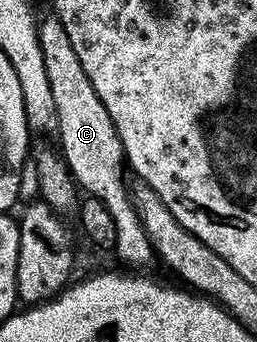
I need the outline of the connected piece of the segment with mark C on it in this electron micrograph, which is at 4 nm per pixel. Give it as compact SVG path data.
M49 17L49 19L42 18L40 20L37 32L39 33L39 45L43 49L43 65L47 65L47 81L51 81L51 93L55 96L55 109L57 110L57 129L56 134L58 136L61 135L61 148L59 148L59 154L62 159L65 160L67 166L69 166L69 173L73 176L73 182L77 184L78 188L85 195L94 195L96 199L99 201L103 201L103 205L107 205L107 209L111 212L111 217L115 221L115 237L117 238L117 245L115 248L115 255L118 255L119 258L122 259L123 262L126 263L126 268L129 269L145 269L145 266L148 265L149 262L155 259L155 252L153 250L153 243L147 237L147 233L143 229L143 225L141 224L141 218L139 217L139 213L137 212L136 207L133 206L133 200L131 198L130 192L125 191L125 171L127 175L127 167L123 162L125 159L125 150L121 147L121 138L117 135L117 130L115 129L115 125L113 124L113 119L107 113L107 109L103 105L103 101L99 101L99 97L95 93L95 89L91 85L91 81L87 77L87 73L83 73L83 65L79 61L79 53L75 53L75 45L71 45L71 37L67 37L67 29L65 26L61 24L61 22L55 17Z

